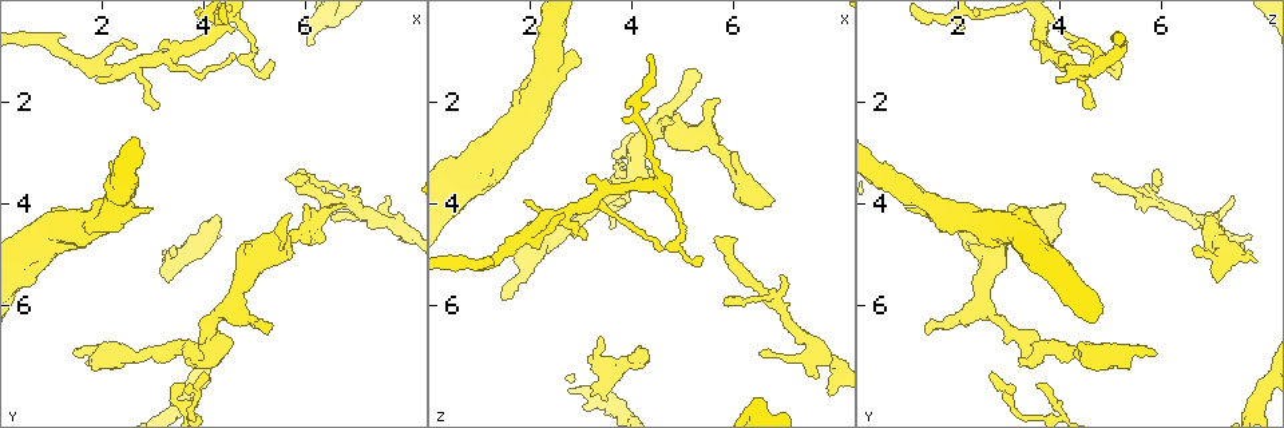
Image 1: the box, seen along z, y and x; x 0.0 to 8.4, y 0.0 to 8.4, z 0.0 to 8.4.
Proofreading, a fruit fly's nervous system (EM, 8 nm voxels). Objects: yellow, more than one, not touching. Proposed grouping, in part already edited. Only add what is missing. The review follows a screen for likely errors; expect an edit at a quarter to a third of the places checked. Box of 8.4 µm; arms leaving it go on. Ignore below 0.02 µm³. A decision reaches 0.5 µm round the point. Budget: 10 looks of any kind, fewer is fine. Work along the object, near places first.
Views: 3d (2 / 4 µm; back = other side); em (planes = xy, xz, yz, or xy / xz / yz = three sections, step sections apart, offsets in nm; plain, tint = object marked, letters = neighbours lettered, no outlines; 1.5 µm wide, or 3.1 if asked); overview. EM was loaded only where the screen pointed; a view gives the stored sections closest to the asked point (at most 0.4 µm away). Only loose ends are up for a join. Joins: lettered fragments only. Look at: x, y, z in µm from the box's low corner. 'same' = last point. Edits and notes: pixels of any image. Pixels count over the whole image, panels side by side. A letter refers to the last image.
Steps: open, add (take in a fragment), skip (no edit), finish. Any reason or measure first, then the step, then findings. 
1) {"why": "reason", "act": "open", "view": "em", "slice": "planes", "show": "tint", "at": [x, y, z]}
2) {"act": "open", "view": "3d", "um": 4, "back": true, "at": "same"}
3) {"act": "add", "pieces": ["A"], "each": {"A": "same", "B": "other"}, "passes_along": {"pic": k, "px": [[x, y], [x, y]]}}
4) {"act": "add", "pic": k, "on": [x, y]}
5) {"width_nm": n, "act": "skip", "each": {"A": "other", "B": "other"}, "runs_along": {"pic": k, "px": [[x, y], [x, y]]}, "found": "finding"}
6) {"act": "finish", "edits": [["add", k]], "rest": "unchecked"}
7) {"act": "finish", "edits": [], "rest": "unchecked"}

{"why": "free end", "act": "open", "view": "em", "slice": "xz", "step": 8, "show": "letters", "at": [5.25, 6.55, 1.40]}

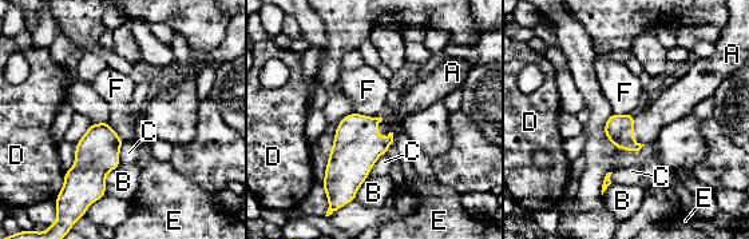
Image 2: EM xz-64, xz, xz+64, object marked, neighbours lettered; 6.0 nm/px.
{"why": "cut it another way", "act": "open", "view": "em", "slice": "planes", "show": "letters", "at": "same"}

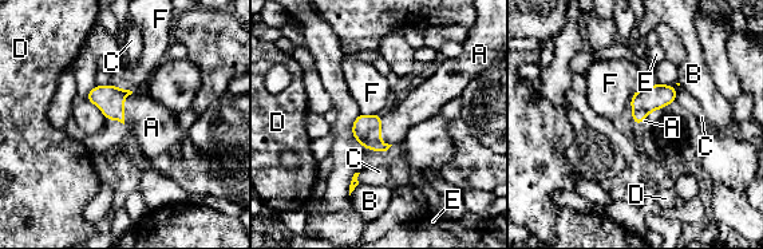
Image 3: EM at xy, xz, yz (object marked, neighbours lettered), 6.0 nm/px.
{"act": "add", "pieces": ["A"], "each": {"A": "same", "B": "other", "C": "other", "D": "other", "E": "other", "F": "other"}, "passes_along": {"pic": 3, "px": [[110, 99], [123, 107], [151, 127]]}, "found": "it goes on there"}

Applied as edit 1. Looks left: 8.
{"why": "free end", "act": "open", "view": "em", "slice": "xy", "step": 8, "show": "tint", "at": [1.45, 6.90, 5.90]}

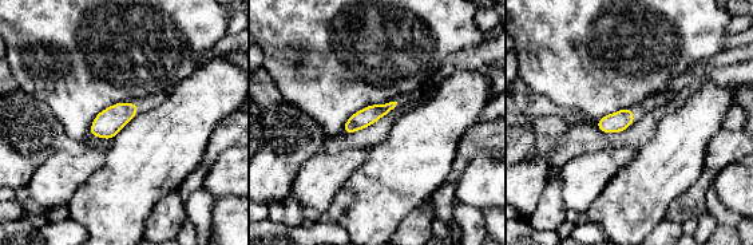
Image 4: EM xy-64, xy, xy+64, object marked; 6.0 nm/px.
{"act": "open", "view": "em", "slice": "xz", "step": 4, "show": "letters", "at": "same"}

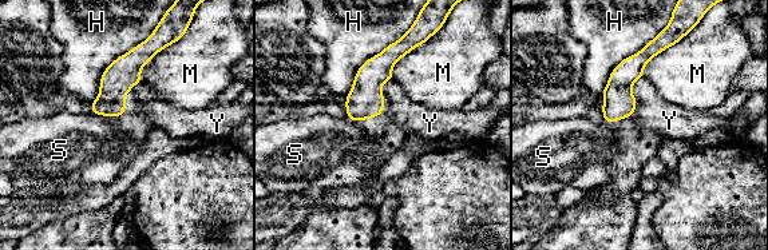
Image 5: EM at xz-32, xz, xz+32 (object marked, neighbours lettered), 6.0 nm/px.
{"act": "skip", "each": {"H": "other", "M": "other", "S": "other", "Y": "other"}, "border": {"pic": 5, "px": [[91, 111], [99, 115], [118, 116]]}, "found": "none of them fits"}

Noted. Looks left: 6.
{"why": "free end", "act": "open", "view": "3d", "um": 2, "at": [1.90, 1.50, 4.00]}

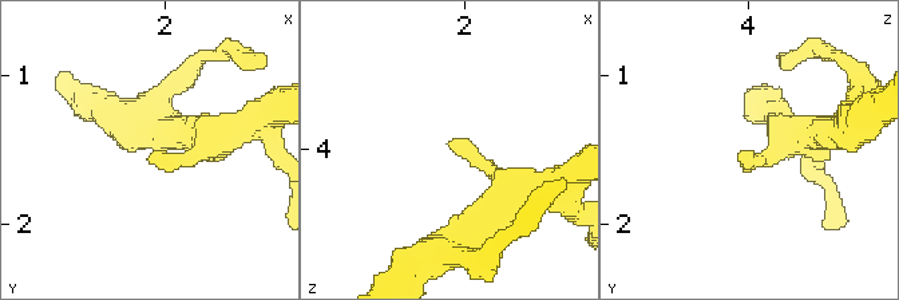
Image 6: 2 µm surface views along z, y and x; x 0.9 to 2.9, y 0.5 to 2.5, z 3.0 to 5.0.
{"why": "shape alone is not enough", "act": "open", "view": "em", "slice": "xy", "step": 4, "show": "tint", "at": [1.90, 1.56, 3.98]}

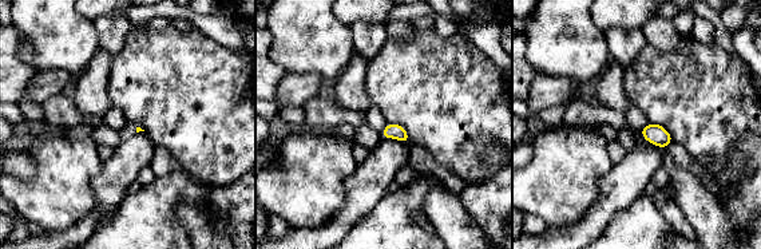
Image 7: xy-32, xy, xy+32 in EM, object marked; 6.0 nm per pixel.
{"act": "open", "view": "em", "slice": "planes", "show": "letters", "at": "same"}

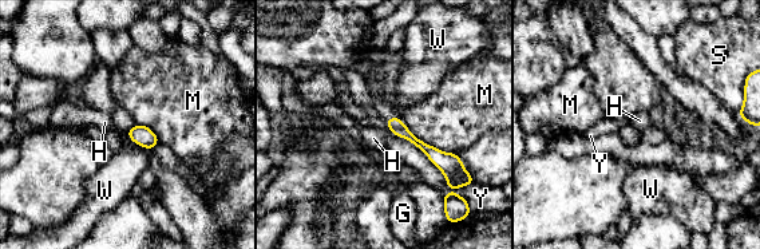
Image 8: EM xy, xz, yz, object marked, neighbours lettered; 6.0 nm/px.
{"act": "skip", "each": {"G": "other", "H": "other", "M": "other", "S": "other", "W": "other", "Y": "other"}, "border": {"pic": 8, "px": [[125, 133], [141, 146]]}, "found": "no lettered fragment goes on from it"}

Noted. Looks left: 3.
{"why": "an open end", "act": "open", "view": "3d", "um": 4, "at": [4.30, 4.20, 7.00]}

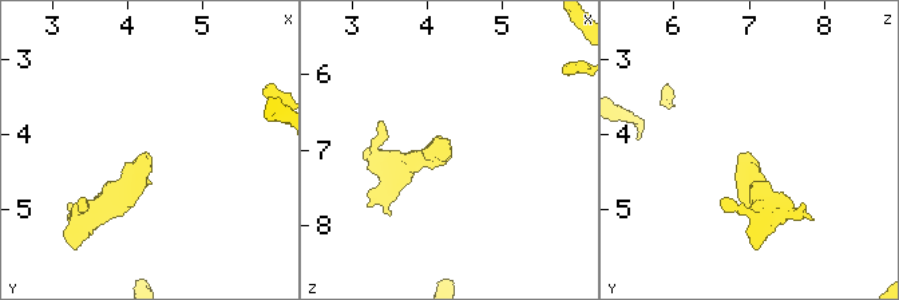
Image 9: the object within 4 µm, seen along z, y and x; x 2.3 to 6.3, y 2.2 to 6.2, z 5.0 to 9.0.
{"why": "now the EM", "act": "open", "view": "em", "slice": "planes", "show": "letters", "at": [4.30, 4.25, 7.00]}

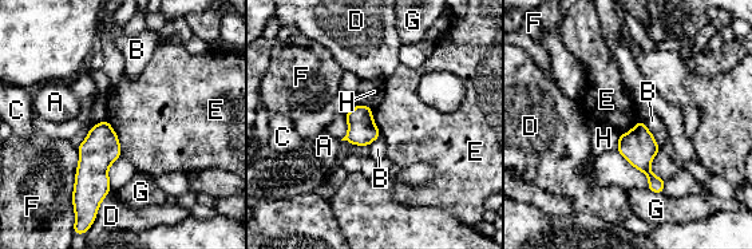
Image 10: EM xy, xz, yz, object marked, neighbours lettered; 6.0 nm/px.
{"act": "skip", "each": {"A": "other", "B": "other", "C": "other", "D": "other", "E": "other", "F": "other", "G": "other", "H": "other"}, "found": "none of them fits"}

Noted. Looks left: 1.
{"act": "finish", "edits": [["add", 3]], "rest": "unchecked"}

